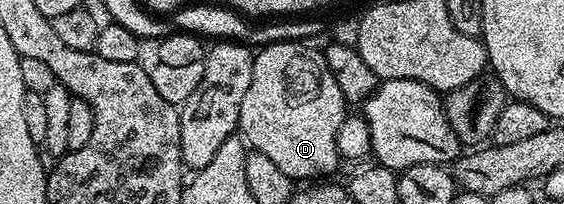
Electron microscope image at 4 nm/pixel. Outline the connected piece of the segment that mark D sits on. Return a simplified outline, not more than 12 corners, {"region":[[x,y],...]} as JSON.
{"region":[[265,44],[238,132],[293,182],[342,161],[324,53]]}

